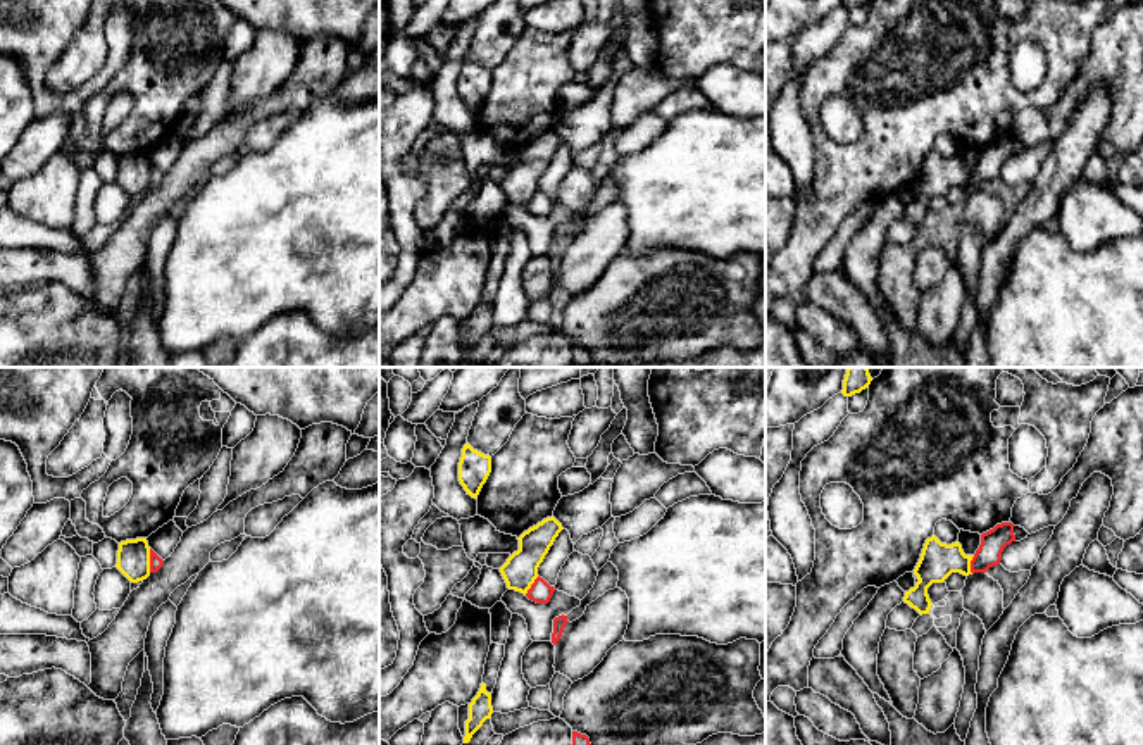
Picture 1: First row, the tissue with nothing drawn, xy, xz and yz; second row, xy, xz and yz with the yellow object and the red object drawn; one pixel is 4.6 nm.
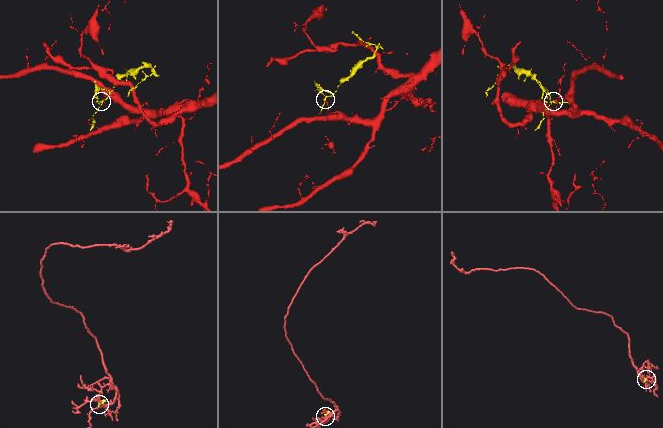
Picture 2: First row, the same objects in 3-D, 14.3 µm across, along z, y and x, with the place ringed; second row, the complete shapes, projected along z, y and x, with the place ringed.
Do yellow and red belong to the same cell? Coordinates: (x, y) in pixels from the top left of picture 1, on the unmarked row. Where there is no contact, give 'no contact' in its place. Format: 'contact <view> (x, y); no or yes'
contact xy (149, 175); no

